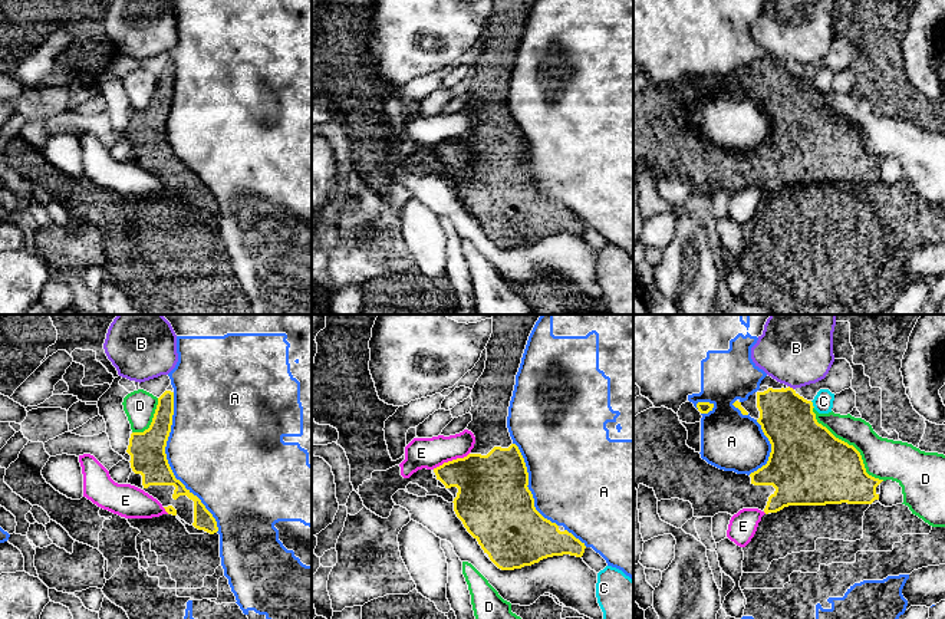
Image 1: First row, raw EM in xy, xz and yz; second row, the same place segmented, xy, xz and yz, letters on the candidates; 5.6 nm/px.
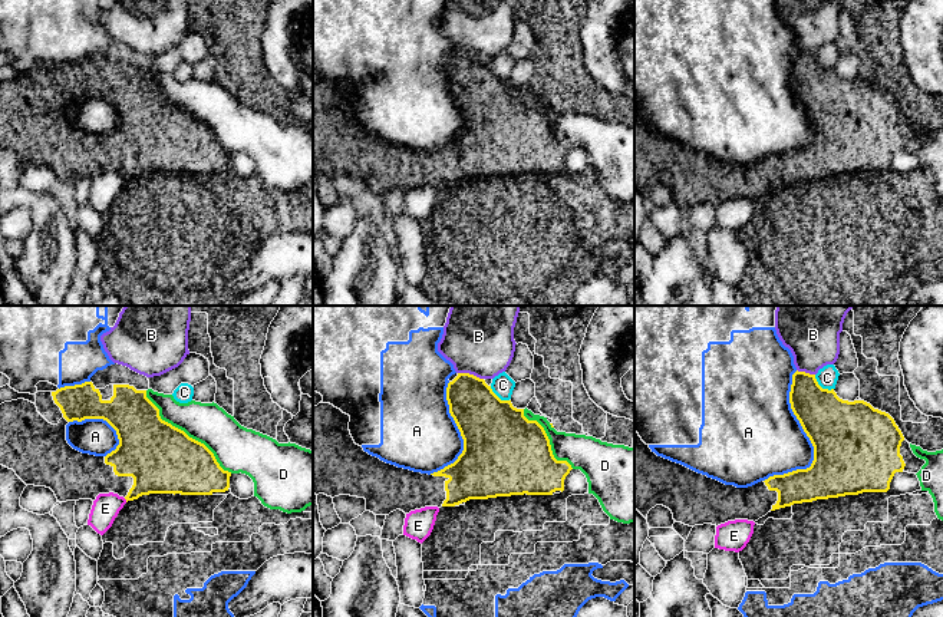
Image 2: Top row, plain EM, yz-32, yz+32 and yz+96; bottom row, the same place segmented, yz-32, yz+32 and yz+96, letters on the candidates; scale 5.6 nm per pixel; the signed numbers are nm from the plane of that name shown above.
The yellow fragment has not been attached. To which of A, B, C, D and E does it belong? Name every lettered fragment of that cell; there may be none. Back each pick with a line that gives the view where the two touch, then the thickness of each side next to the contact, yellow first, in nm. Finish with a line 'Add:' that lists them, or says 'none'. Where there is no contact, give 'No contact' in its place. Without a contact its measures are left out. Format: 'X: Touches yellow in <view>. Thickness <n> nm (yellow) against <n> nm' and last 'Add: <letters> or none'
Add: none

